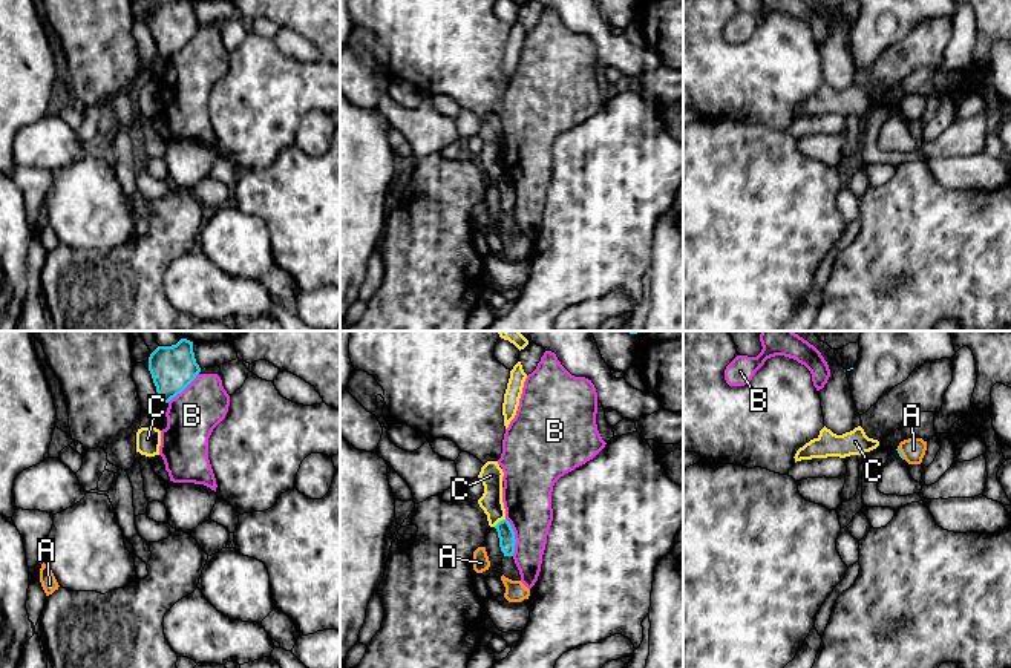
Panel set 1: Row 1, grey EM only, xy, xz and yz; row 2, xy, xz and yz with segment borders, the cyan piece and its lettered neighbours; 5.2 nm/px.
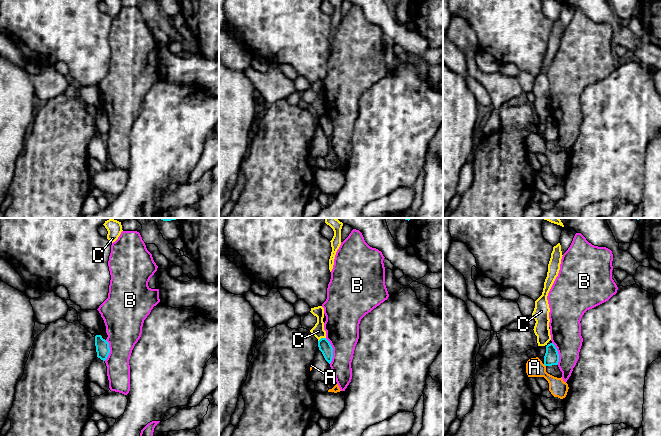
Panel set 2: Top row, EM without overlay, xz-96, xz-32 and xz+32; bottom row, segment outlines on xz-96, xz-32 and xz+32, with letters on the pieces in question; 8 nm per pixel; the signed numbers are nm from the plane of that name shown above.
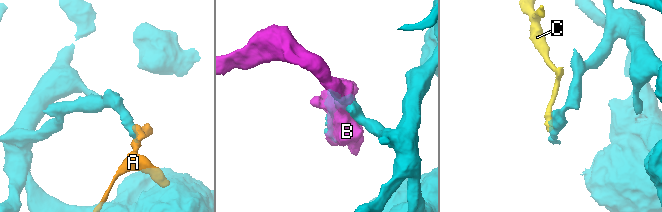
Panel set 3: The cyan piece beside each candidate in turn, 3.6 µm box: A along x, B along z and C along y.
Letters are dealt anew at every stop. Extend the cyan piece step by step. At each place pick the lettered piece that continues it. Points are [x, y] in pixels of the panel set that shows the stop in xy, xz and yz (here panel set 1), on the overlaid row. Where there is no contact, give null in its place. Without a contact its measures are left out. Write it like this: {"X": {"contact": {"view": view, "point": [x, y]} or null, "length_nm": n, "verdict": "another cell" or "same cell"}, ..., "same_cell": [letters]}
{"A": {"contact": {"view": "yz", "point": [901, 454]}, "length_nm": 70, "verdict": "another cell"}, "B": {"contact": {"view": "xz", "point": [513, 537]}, "length_nm": 200, "verdict": "another cell"}, "C": {"contact": {"view": "xz", "point": [500, 521]}, "length_nm": 80, "verdict": "another cell"}, "same_cell": []}

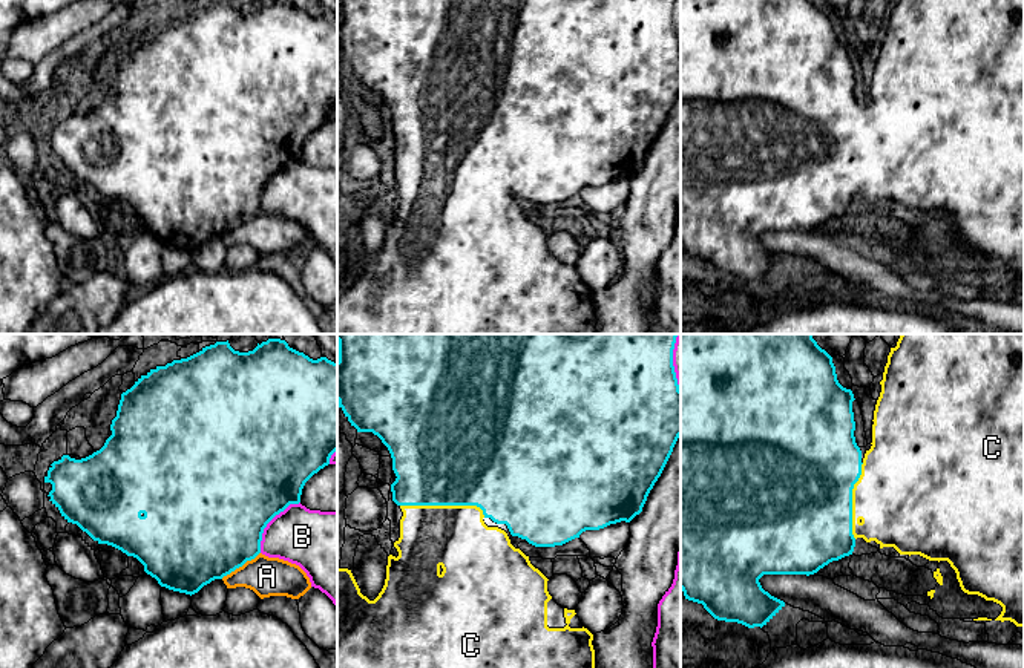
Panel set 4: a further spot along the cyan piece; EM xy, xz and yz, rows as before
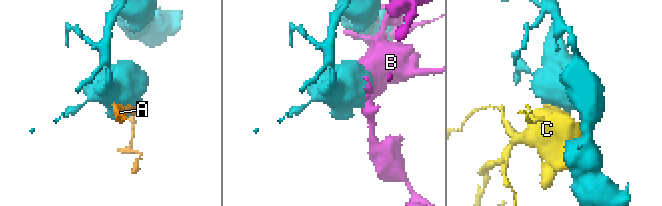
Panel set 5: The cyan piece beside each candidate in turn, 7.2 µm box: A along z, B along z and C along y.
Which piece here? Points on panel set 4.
{"A": {"contact": {"view": "xy", "point": [239, 566]}, "length_nm": 240, "verdict": "another cell"}, "B": {"contact": {"view": "xy", "point": [269, 521]}, "length_nm": 340, "verdict": "another cell"}, "C": {"contact": {"view": "xz", "point": [445, 504]}, "length_nm": 460, "verdict": "same cell"}, "same_cell": ["C"]}

